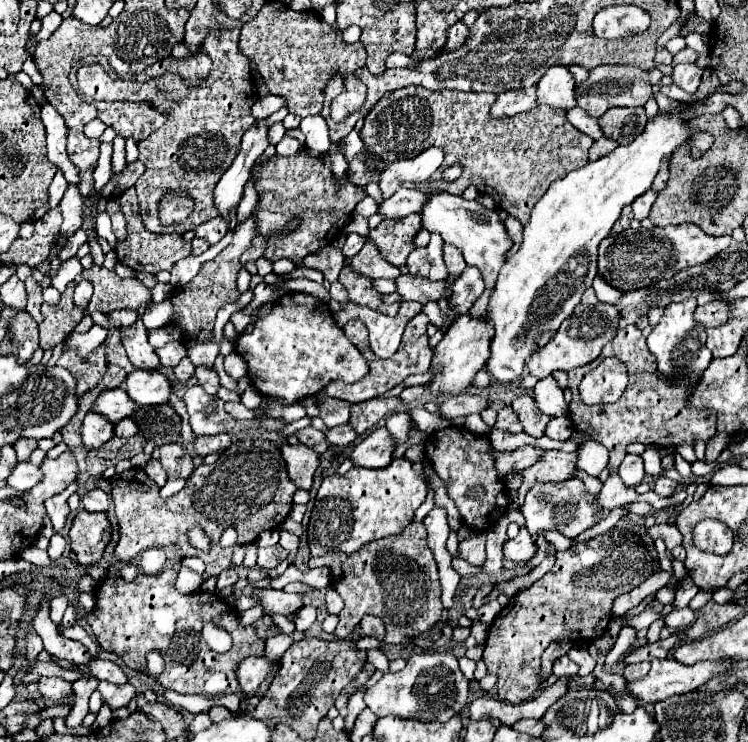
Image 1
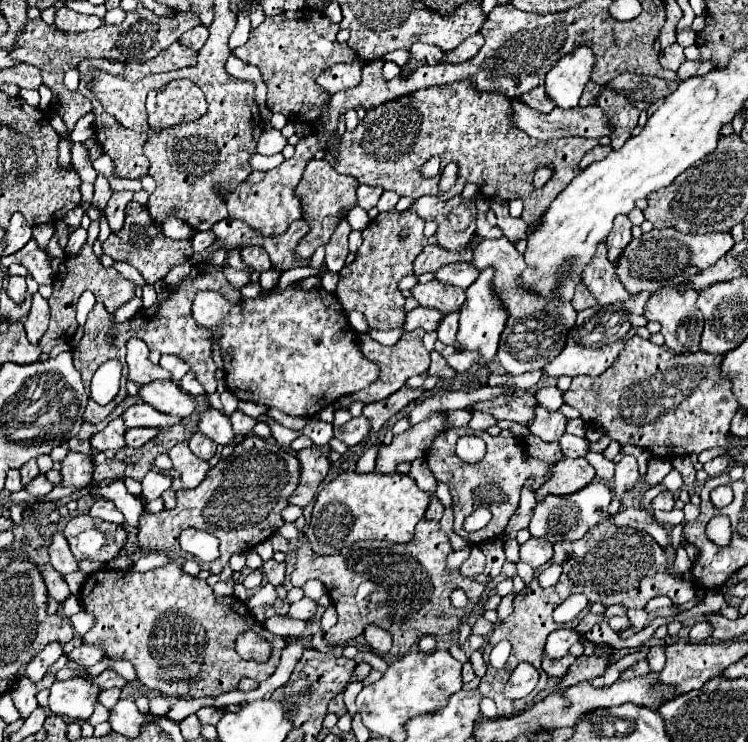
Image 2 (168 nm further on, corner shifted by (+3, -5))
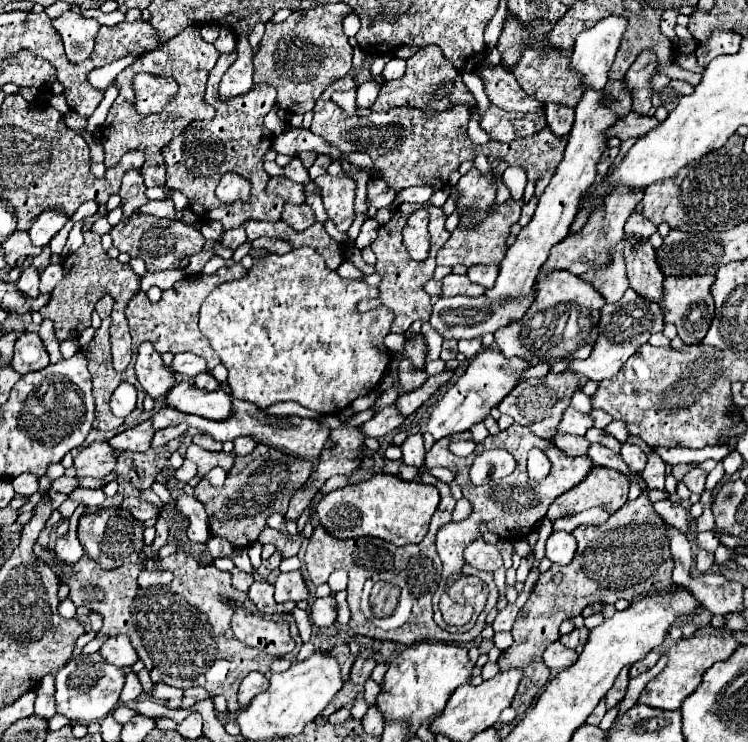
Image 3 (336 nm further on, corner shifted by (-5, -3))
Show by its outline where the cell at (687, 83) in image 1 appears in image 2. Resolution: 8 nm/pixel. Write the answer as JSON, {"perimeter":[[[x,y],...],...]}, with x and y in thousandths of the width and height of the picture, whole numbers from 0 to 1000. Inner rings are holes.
{"perimeter":[[[914,82],[912,90],[906,93],[906,104],[909,104],[909,109],[917,109],[922,104],[944,101],[949,93],[952,93],[949,85],[941,85],[941,82]]]}

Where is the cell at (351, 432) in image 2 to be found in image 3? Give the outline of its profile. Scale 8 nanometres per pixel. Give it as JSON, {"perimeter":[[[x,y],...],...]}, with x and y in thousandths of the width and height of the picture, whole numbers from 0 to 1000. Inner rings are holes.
{"perimeter":[[[519,546],[513,549],[508,557],[503,557],[492,570],[484,573],[484,581],[492,586],[492,589],[511,589],[521,581],[527,581],[529,575],[537,573],[543,562],[532,554],[529,546]],[[527,549],[527,551],[524,551]]]}

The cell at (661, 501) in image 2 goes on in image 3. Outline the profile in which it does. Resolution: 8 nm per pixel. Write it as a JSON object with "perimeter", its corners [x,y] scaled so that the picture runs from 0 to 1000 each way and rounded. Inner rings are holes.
{"perimeter":[[[877,675],[874,678],[877,691],[888,699],[888,705],[893,705],[896,710],[901,710],[909,718],[920,718],[922,710],[922,691],[906,678],[906,675]]]}

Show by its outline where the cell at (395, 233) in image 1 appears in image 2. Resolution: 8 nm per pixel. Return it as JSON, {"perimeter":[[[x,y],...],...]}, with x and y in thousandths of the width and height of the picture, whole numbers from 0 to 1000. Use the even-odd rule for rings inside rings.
{"perimeter":[[[519,284],[508,287],[495,303],[484,311],[487,327],[481,330],[473,354],[463,357],[455,365],[452,379],[452,406],[457,408],[460,419],[481,419],[487,422],[489,433],[500,443],[527,443],[537,438],[537,430],[543,425],[540,419],[540,398],[532,392],[529,381],[540,371],[551,371],[551,352],[553,346],[570,333],[567,319],[567,298],[559,295],[551,284]],[[537,311],[545,311],[543,319],[537,319]]]}

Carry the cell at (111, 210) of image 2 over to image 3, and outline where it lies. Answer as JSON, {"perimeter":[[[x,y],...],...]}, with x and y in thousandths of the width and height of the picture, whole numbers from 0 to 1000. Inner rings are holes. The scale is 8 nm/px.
{"perimeter":[[[171,228],[166,241],[163,241],[163,255],[160,255],[163,282],[166,282],[168,292],[174,292],[184,279],[198,274],[198,265],[193,257],[195,257],[195,249],[190,241],[190,230],[187,228]]]}

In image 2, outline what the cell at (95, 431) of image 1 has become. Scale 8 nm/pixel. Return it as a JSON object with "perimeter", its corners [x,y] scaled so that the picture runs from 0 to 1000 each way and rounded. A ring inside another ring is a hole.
{"perimeter":[[[160,562],[150,565],[136,581],[131,581],[120,589],[123,608],[142,608],[142,605],[166,602],[166,581],[168,581],[168,573],[163,570],[163,565]]]}

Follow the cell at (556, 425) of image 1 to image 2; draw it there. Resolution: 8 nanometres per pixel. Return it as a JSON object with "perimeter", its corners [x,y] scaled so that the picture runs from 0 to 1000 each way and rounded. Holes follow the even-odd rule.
{"perimeter":[[[754,584],[754,586],[746,592],[746,597],[749,597],[749,602],[751,602],[754,616],[781,616],[781,613],[786,611],[786,597],[783,597],[783,592],[778,592],[778,589]]]}

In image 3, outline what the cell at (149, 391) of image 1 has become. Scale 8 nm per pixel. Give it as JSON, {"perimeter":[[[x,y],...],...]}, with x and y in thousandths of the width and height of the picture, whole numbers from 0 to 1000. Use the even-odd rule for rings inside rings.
{"perimeter":[[[251,513],[233,519],[233,524],[227,524],[227,530],[222,532],[222,540],[227,549],[238,554],[283,567],[302,567],[310,559],[310,535],[302,527],[265,524]]]}

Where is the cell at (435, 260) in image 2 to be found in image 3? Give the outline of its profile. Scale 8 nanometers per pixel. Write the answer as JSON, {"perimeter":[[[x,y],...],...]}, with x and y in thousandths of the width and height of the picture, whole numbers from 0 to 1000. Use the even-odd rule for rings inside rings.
{"perimeter":[[[679,268],[676,274],[660,279],[660,284],[655,284],[655,290],[647,298],[642,298],[639,303],[634,303],[631,309],[610,306],[604,311],[604,319],[594,327],[594,333],[583,344],[586,357],[607,360],[607,357],[618,354],[623,360],[631,360],[631,357],[660,357],[660,354],[668,354],[674,341],[676,341],[676,336],[679,336],[676,333],[676,322],[682,317],[682,306],[693,298],[698,276],[701,276],[701,268],[695,268],[695,271]]]}

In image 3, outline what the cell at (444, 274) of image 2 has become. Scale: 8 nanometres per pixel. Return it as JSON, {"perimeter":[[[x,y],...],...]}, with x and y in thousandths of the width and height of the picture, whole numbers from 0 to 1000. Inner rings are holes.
{"perimeter":[[[634,357],[626,363],[623,371],[628,373],[628,379],[634,379],[650,389],[658,389],[660,379],[666,373],[666,357]]]}

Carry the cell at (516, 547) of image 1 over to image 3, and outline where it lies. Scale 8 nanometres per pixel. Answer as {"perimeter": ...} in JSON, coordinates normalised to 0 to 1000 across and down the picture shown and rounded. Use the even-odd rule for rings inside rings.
{"perimeter":[[[743,716],[730,729],[730,751],[738,759],[759,761],[770,748],[770,726],[757,716]]]}

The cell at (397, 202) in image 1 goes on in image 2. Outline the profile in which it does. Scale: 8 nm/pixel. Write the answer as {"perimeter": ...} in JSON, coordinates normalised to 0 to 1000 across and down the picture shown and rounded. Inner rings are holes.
{"perimeter":[[[615,263],[599,271],[588,271],[586,265],[561,265],[551,274],[548,284],[567,298],[580,298],[586,303],[583,327],[604,341],[615,341],[636,311],[636,276]]]}

